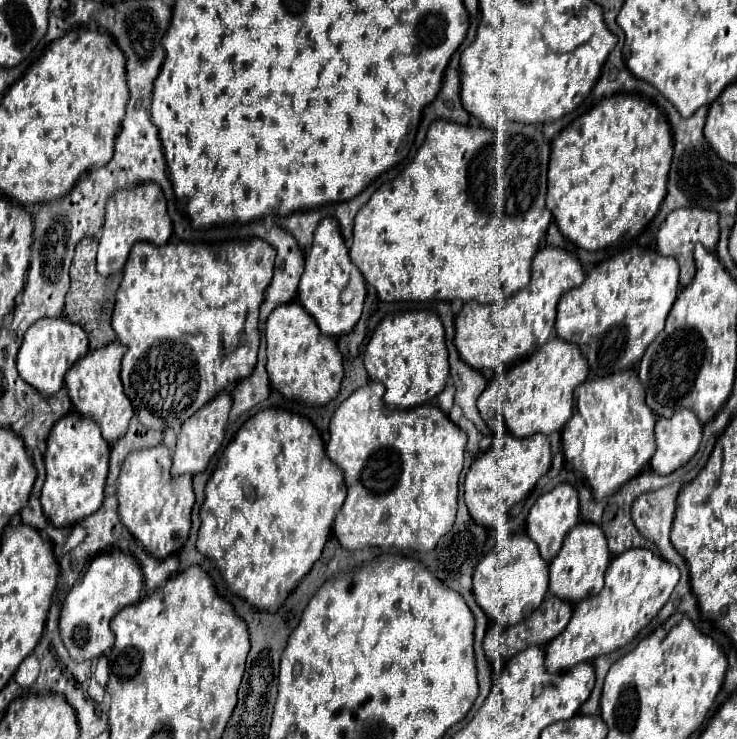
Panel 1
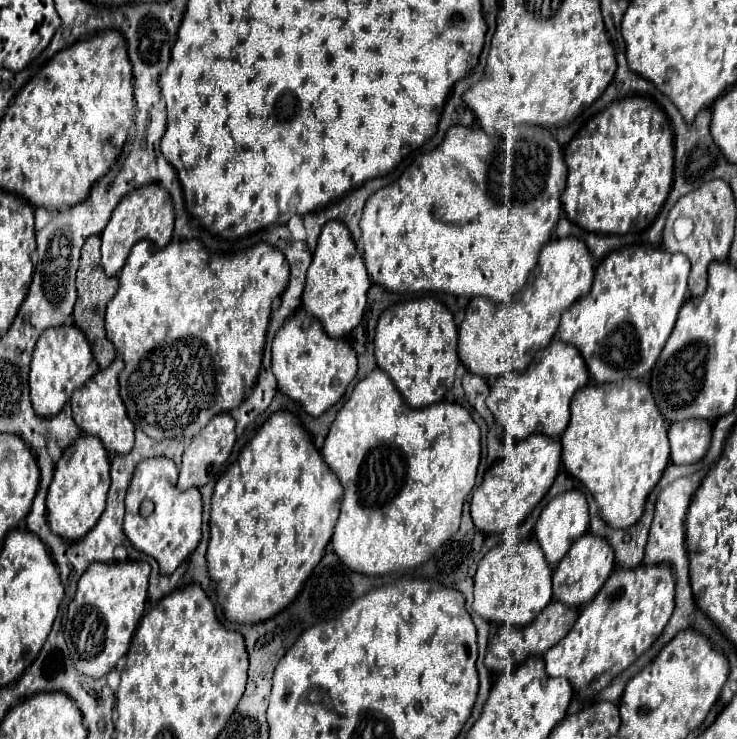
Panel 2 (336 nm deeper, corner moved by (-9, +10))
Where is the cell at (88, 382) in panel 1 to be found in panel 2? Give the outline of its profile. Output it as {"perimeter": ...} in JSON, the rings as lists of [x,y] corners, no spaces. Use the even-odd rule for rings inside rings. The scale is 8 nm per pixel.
{"perimeter":[[[118,355],[110,367],[98,371],[84,387],[76,389],[72,393],[70,405],[72,405],[72,417],[76,425],[82,429],[82,433],[98,437],[106,451],[112,455],[126,455],[130,453],[134,445],[134,425],[126,415],[126,407],[118,393],[118,375],[122,371],[122,357]]]}

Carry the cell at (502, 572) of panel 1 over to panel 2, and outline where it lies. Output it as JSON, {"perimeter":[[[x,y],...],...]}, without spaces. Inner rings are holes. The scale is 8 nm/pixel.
{"perimeter":[[[520,541],[514,547],[498,545],[478,563],[474,575],[474,611],[491,623],[520,627],[532,621],[552,601],[552,569],[538,541]]]}

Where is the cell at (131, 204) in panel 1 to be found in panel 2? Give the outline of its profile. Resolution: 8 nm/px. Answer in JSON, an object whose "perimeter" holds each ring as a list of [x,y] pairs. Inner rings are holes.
{"perimeter":[[[152,183],[152,185],[144,185],[144,187],[128,193],[116,205],[106,229],[100,235],[102,237],[102,265],[104,265],[106,275],[116,277],[122,271],[124,261],[134,243],[148,239],[158,247],[164,247],[170,243],[172,231],[174,231],[174,205],[172,205],[172,197],[166,189]]]}

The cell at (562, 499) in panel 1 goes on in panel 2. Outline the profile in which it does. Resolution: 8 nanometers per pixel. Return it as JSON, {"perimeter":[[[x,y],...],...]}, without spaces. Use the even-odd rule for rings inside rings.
{"perimeter":[[[566,491],[566,493],[556,495],[542,509],[542,513],[536,521],[536,527],[534,527],[534,535],[550,565],[556,565],[560,561],[560,557],[564,557],[564,553],[568,553],[572,543],[578,537],[582,537],[584,533],[588,533],[588,503],[586,503],[586,497],[582,495],[582,491]]]}

